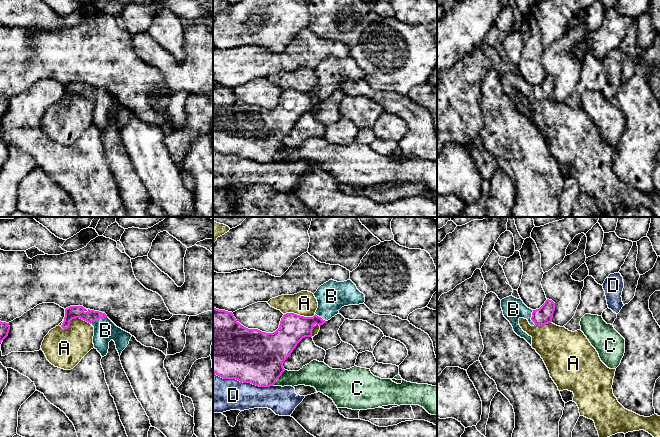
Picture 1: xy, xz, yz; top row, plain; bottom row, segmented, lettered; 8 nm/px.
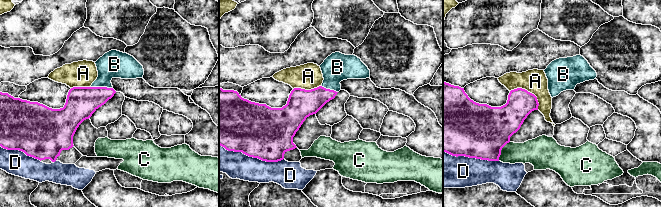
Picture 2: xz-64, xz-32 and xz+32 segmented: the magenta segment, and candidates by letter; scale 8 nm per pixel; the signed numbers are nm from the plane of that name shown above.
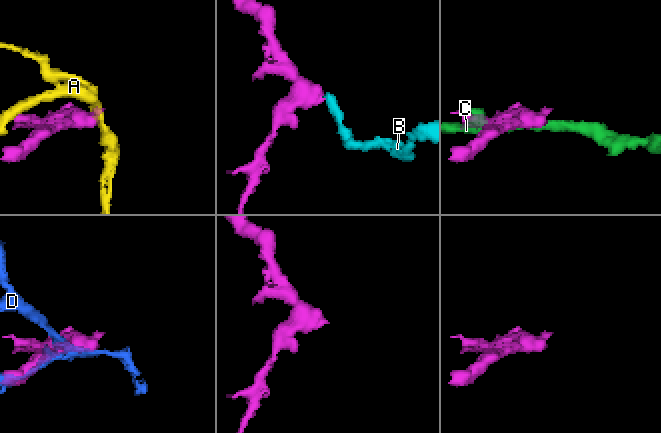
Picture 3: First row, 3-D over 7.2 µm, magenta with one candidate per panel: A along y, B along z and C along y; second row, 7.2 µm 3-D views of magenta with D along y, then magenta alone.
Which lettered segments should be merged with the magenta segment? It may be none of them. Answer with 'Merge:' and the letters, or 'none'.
Merge: B

